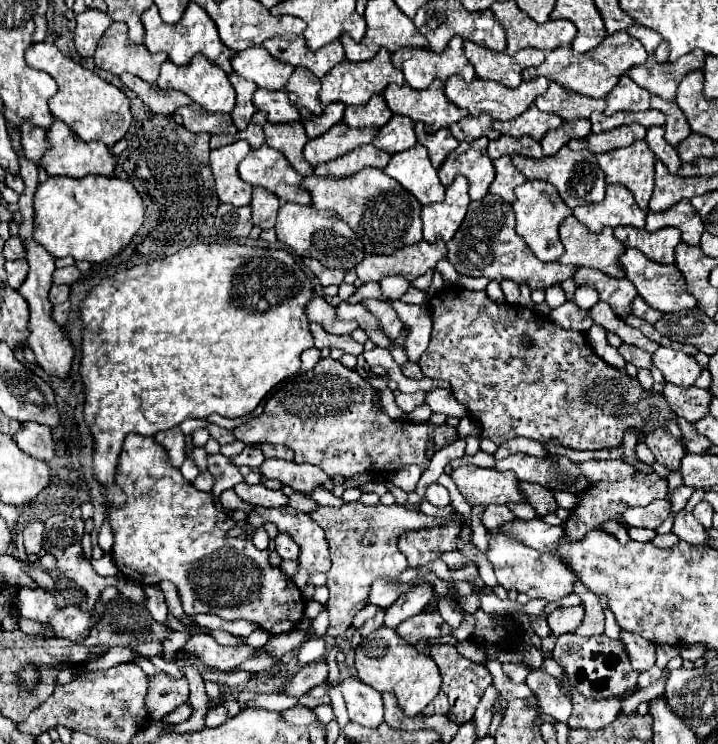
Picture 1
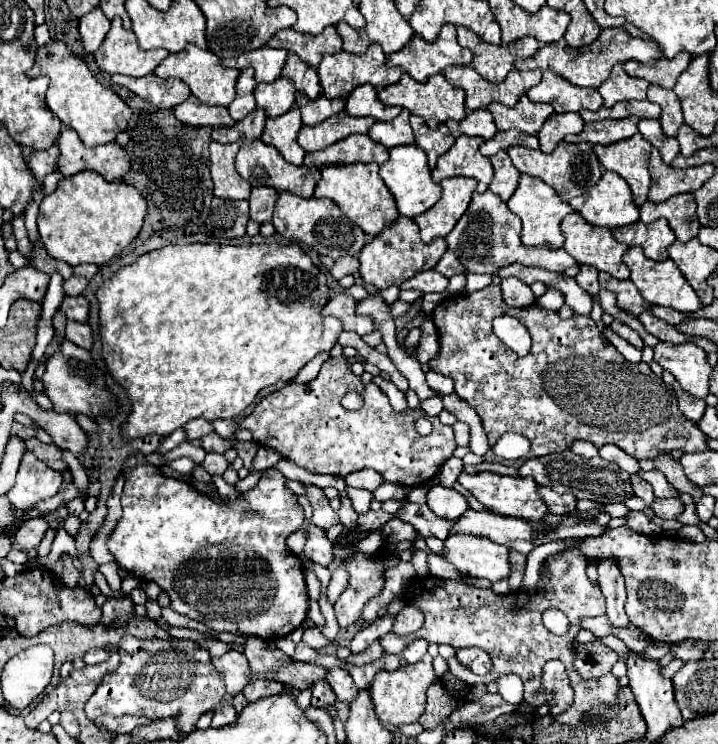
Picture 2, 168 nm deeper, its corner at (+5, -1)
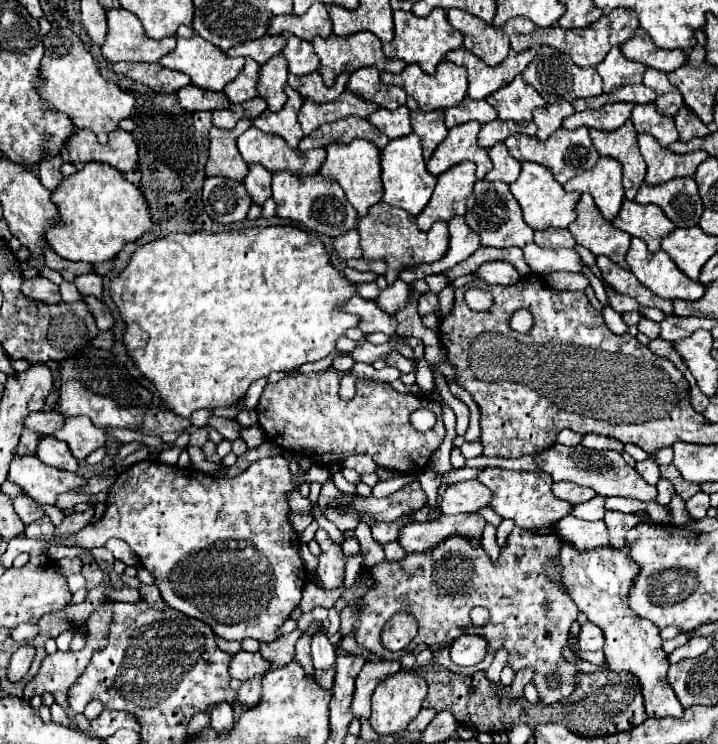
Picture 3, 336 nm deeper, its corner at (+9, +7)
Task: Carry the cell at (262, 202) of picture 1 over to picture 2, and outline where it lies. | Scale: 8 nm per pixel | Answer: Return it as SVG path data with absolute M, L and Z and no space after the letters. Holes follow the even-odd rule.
M270 186L252 188L252 192L250 192L250 218L260 224L272 220L276 198L278 198L278 192Z

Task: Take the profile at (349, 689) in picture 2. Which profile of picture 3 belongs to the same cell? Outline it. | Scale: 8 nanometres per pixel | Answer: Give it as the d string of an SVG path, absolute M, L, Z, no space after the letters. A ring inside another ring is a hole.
M316 634L312 638L312 662L318 670L330 670L336 664L336 646L324 634Z

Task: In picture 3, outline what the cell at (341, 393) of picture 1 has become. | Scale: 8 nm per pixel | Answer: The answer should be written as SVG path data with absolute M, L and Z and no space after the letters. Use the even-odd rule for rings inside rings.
M334 366L268 384L260 396L256 414L258 426L272 442L278 442L278 446L294 454L312 456L314 462L324 466L340 464L354 454L366 454L374 458L380 468L418 476L446 438L438 402L400 394L390 384L368 378L356 380L356 396L344 402L338 398L338 370ZM418 408L430 408L436 414L432 430L420 432L412 426L410 414Z

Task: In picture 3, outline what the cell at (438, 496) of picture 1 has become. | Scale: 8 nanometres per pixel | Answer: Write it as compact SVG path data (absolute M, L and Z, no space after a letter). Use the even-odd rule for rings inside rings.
M466 480L458 482L446 488L440 510L442 514L460 514L460 512L476 512L484 506L488 506L492 494L486 486L482 486L478 480Z

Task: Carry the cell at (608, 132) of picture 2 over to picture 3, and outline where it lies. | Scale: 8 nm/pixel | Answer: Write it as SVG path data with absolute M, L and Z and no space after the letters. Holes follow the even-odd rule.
M618 102L618 104L606 104L600 110L584 110L568 116L562 122L562 128L566 130L576 130L580 126L586 128L596 128L596 130L618 130L620 126L626 124L632 112L632 104L628 102Z

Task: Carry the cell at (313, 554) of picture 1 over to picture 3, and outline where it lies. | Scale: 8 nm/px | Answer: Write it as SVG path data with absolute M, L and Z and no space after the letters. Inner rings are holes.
M322 528L316 530L314 540L320 544L322 554L318 556L316 570L307 573L308 580L322 586L322 588L328 588L328 590L342 586L344 580L344 556L340 554L340 548L328 538L326 530L322 530Z

